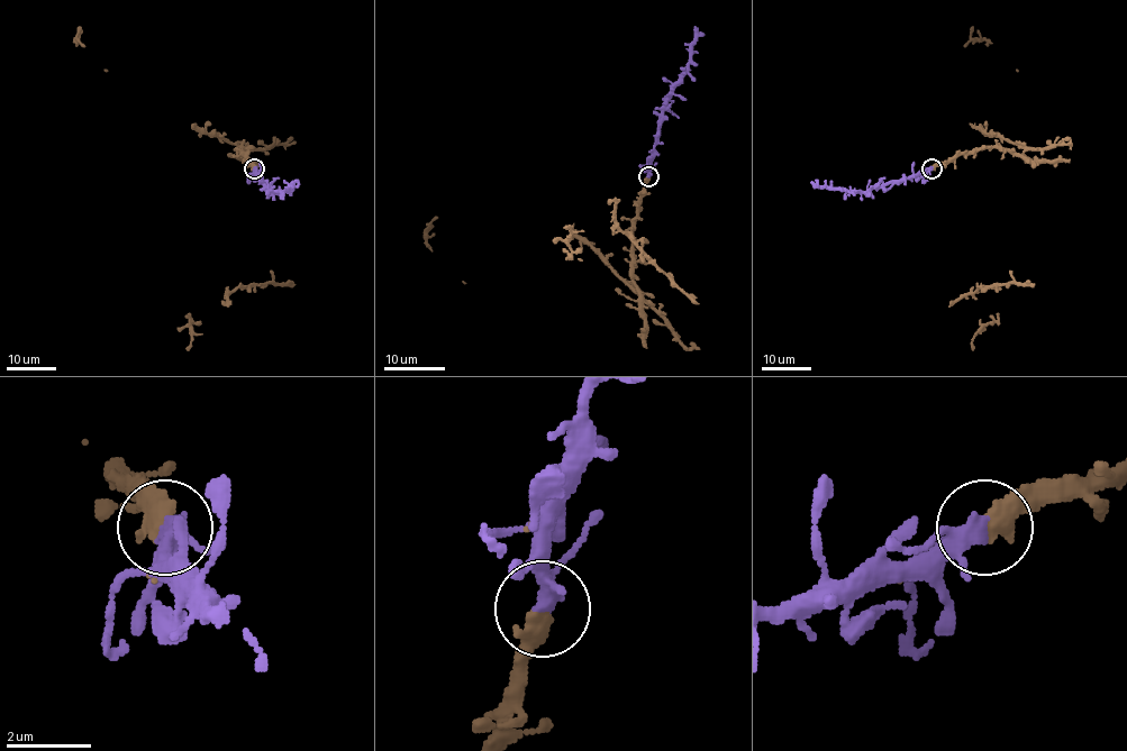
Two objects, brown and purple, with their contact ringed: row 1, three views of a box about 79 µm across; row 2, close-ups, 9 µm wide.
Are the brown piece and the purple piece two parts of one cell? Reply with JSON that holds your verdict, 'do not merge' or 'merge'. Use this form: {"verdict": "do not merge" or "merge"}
{"verdict": "merge"}

